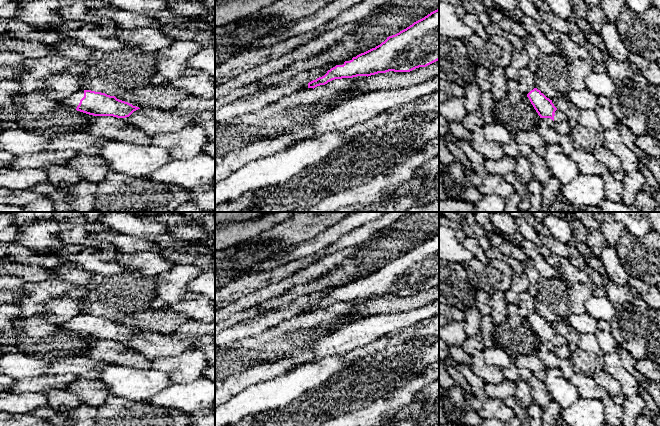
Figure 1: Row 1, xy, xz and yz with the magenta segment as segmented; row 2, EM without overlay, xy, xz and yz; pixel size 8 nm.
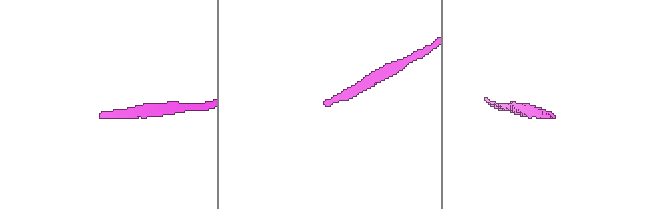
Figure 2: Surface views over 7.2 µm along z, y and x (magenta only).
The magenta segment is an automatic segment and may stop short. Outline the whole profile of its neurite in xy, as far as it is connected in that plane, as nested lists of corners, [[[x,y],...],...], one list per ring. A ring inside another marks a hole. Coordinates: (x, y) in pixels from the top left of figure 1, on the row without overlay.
[[[79,314],[58,328],[61,332],[71,332],[93,340],[113,340],[117,342],[129,341],[140,333],[132,328],[119,324],[115,320],[91,314]]]

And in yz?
[[[537,312],[531,314],[527,318],[527,321],[529,322],[531,328],[533,329],[540,342],[550,342],[555,347],[566,344],[565,338],[557,333],[552,327],[552,324],[547,322]]]

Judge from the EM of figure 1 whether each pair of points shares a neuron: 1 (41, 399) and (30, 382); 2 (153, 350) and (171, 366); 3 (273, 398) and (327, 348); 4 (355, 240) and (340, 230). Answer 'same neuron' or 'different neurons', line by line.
1: different neurons
2: different neurons
3: different neurons
4: different neurons

